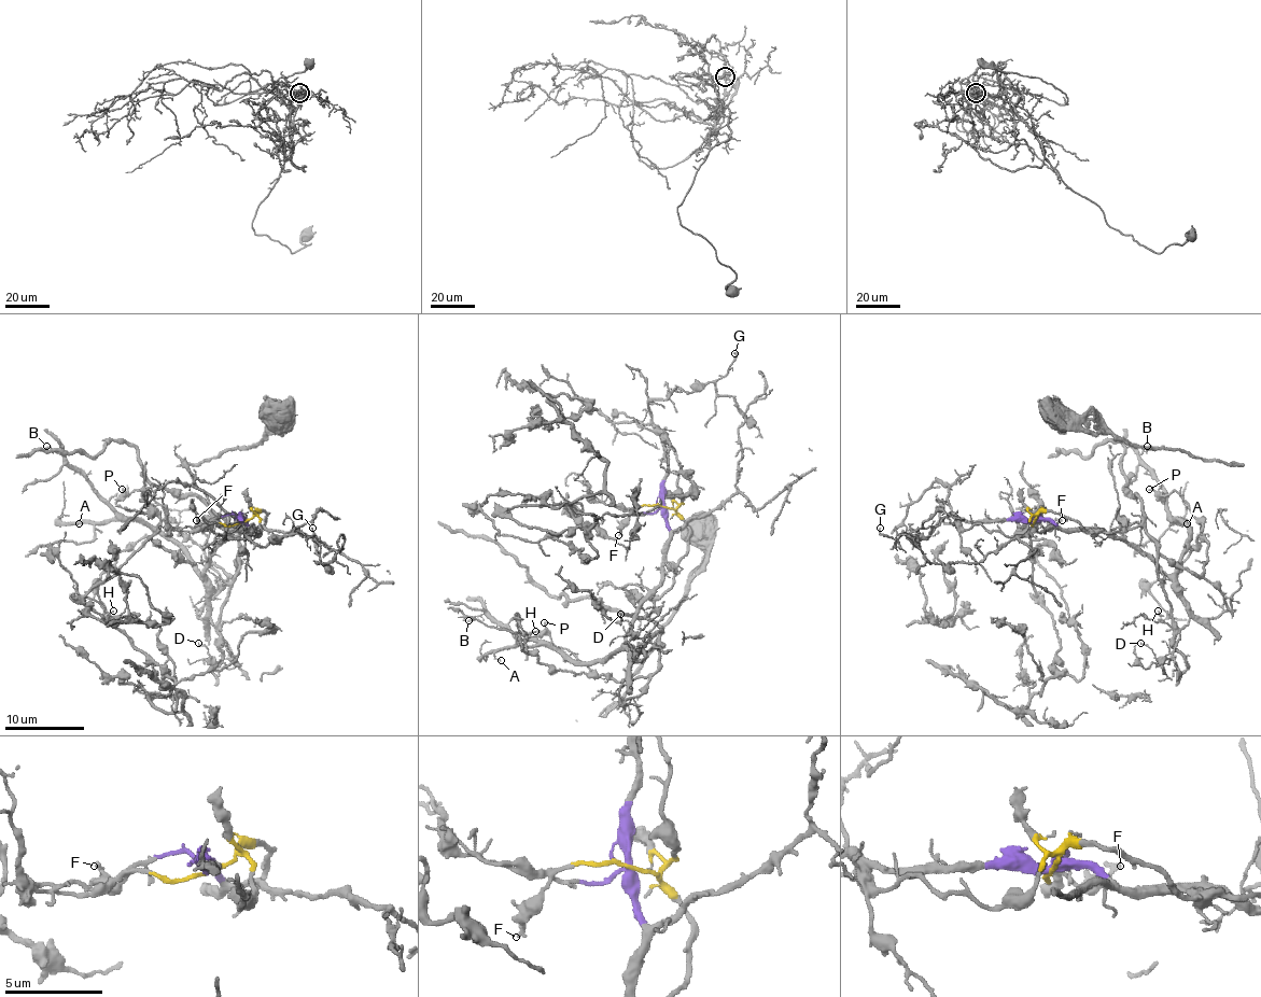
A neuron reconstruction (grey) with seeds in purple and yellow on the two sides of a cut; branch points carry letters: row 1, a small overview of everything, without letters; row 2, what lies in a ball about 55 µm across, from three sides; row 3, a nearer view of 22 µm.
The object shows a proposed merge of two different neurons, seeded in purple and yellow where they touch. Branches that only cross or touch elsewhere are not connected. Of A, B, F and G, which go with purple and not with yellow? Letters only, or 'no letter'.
A, B, G

